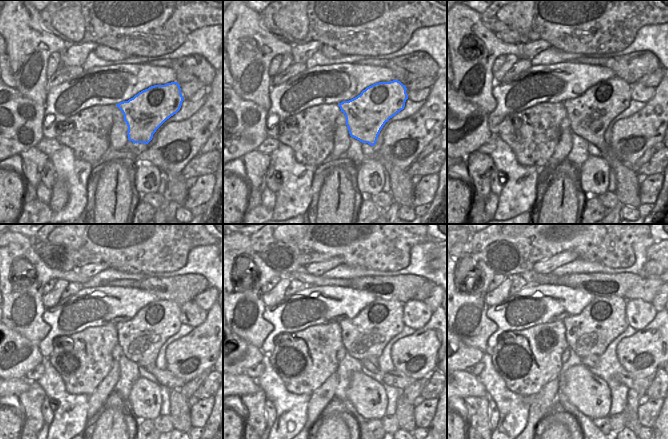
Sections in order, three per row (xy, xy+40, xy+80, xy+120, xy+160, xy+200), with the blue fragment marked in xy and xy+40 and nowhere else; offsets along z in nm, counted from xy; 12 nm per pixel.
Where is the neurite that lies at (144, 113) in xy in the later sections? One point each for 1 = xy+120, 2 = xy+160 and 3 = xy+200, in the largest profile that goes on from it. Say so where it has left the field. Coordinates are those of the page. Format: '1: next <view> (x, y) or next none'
1: next xy+120 (141, 338)
2: next xy+160 (366, 335)
3: next xy+200 (590, 332)

